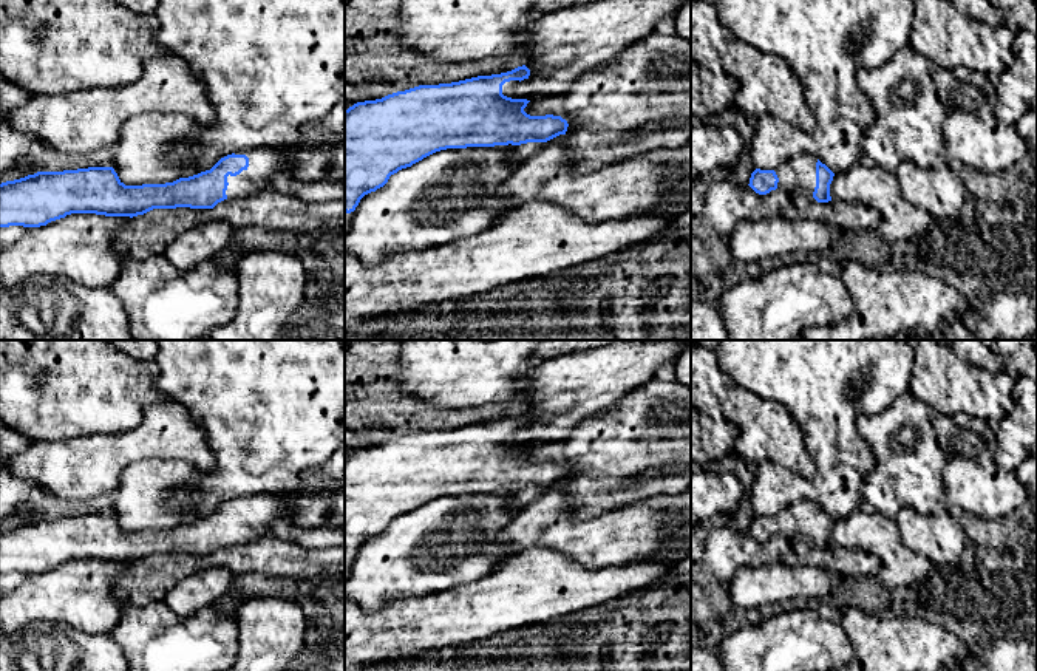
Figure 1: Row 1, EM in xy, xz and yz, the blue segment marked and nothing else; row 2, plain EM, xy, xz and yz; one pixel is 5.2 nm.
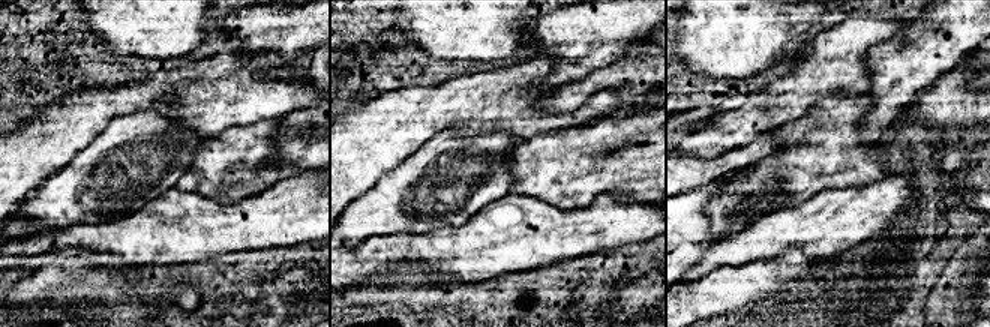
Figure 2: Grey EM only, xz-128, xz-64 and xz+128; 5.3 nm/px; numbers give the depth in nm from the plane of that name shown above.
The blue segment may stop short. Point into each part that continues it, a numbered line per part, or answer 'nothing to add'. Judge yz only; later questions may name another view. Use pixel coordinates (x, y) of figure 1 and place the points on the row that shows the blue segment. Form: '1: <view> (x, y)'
1: yz (801, 170)

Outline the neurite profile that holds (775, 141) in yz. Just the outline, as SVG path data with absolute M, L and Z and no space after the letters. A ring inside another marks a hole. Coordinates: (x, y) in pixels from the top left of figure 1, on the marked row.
M716 0L717 14L731 32L762 53L784 57L797 74L805 100L813 110L816 125L811 133L790 125L771 114L762 114L754 122L751 162L760 170L776 170L782 162L797 155L813 155L835 175L859 162L862 139L875 122L875 110L858 88L856 73L864 66L881 66L901 48L909 45L913 5L910 0Z

